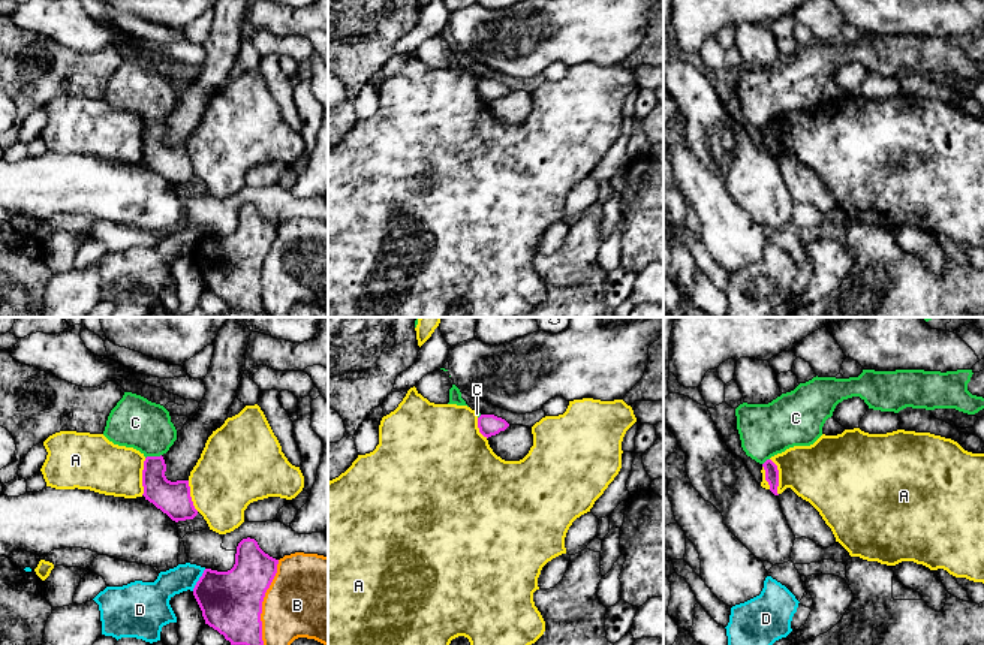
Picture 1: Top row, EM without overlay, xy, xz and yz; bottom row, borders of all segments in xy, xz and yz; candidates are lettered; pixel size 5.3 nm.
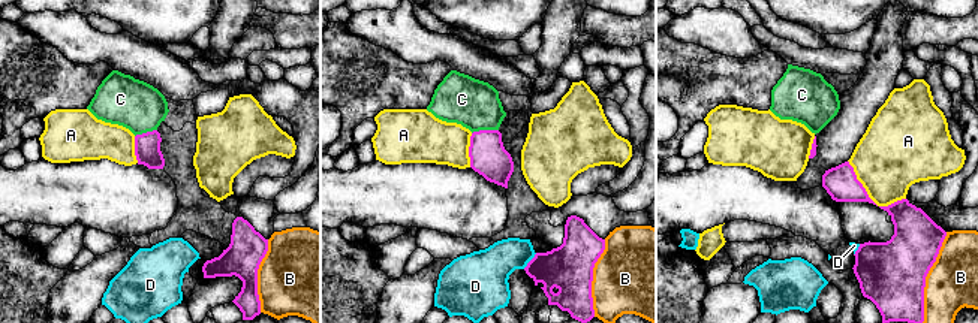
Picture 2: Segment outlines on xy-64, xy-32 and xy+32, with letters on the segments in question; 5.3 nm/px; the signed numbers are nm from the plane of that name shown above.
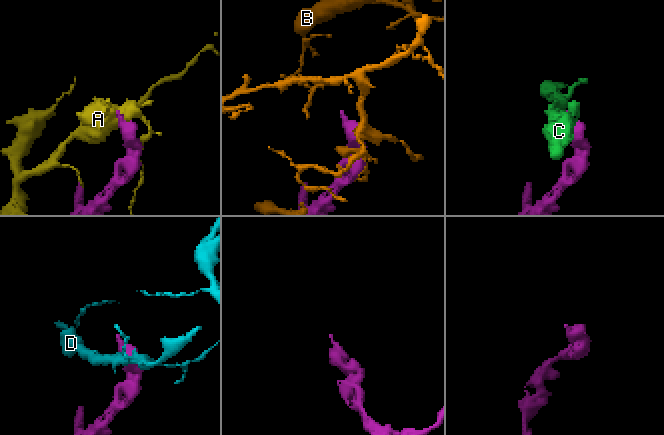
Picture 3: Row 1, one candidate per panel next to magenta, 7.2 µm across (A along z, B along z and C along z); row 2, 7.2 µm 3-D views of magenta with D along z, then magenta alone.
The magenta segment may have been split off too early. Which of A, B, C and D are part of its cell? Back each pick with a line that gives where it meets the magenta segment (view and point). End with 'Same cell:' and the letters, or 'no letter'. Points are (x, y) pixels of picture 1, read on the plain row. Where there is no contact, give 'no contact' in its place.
Same cell: no letter

